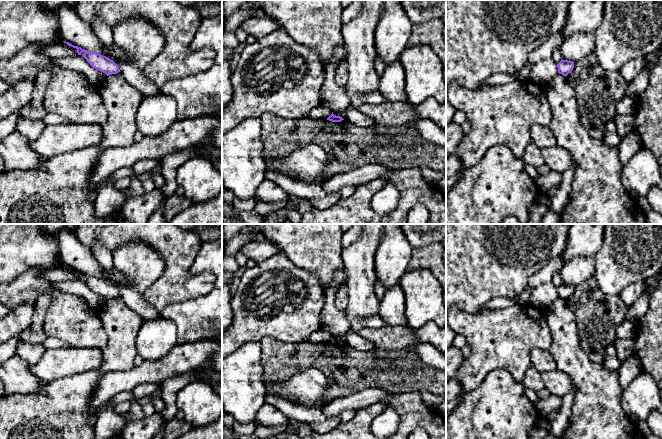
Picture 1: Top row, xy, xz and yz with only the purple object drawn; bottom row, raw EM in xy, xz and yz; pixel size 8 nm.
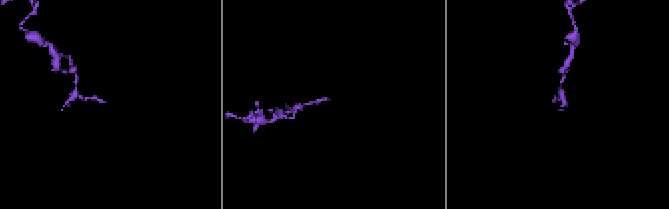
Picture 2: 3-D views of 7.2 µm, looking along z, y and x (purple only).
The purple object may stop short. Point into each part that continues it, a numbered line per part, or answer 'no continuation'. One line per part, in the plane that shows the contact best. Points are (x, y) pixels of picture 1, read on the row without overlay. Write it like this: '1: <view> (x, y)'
no continuation

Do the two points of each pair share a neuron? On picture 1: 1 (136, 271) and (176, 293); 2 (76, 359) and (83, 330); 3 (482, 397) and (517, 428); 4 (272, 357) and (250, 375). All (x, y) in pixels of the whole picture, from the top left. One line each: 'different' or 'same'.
1: different
2: different
3: same
4: different

